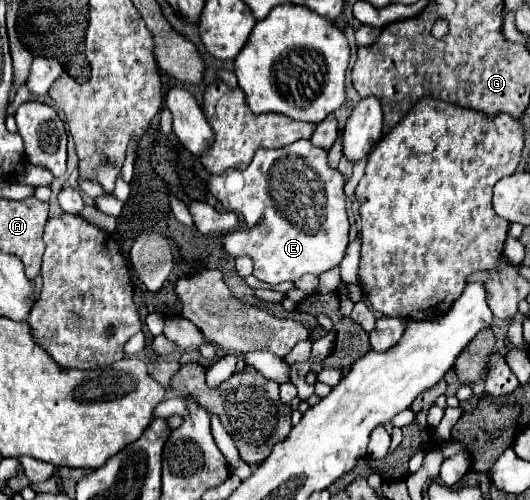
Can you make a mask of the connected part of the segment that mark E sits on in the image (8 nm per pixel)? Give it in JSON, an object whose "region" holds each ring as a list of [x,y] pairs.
{"region":[[[299,139],[283,149],[259,149],[245,171],[231,169],[223,175],[211,175],[209,179],[209,191],[227,211],[237,213],[241,221],[237,231],[223,237],[225,251],[233,257],[251,257],[255,261],[253,275],[259,281],[271,284],[294,281],[306,273],[320,275],[341,263],[349,243],[349,219],[343,187],[343,173],[329,167],[329,151],[315,147],[307,139]]]}

